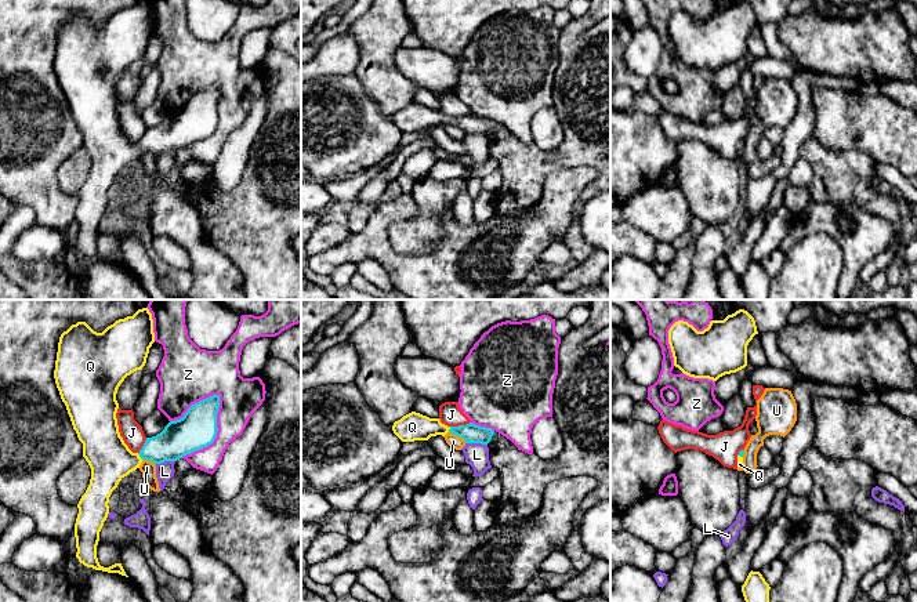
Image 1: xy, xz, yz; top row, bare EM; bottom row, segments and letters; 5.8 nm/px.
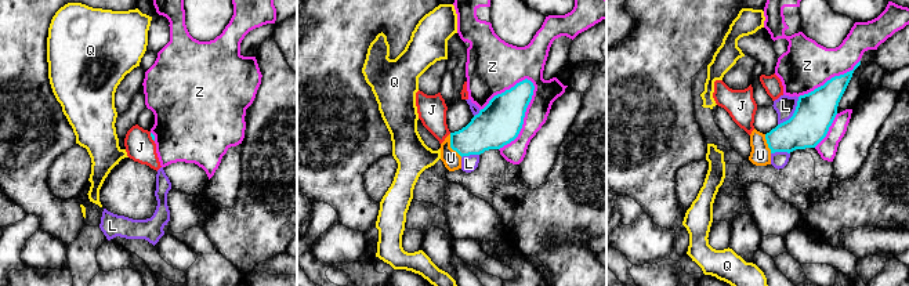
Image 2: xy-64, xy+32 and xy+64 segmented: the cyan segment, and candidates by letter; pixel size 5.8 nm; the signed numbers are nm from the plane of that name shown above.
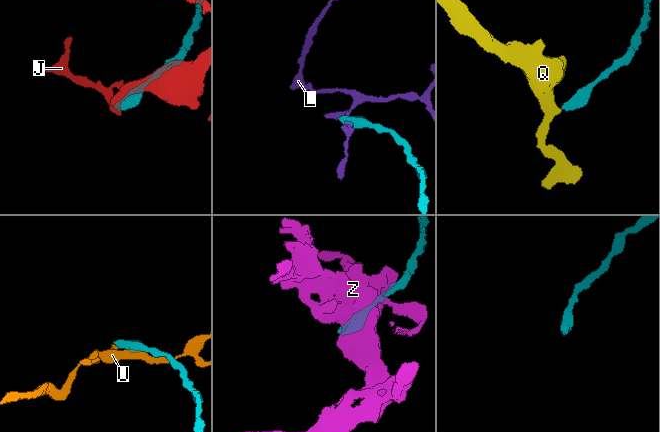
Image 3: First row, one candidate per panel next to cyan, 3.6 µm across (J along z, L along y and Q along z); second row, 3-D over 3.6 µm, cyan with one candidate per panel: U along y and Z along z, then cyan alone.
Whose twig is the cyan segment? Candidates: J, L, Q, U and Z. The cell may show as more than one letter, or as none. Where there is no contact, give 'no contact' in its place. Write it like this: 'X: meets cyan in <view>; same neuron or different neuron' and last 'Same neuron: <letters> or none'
J: meets cyan in xz; different neuron
L: meets cyan in xz; different neuron
Q: meets cyan in xy; same neuron
U: meets cyan in xz; different neuron
Z: meets cyan in xy; different neuron
Same neuron: Q

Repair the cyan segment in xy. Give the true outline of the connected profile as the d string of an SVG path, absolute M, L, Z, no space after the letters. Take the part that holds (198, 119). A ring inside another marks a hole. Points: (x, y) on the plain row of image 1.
M149 0L119 10L102 23L77 12L59 28L54 61L61 90L91 159L90 175L77 195L76 249L87 258L126 268L122 254L104 258L97 249L112 182L144 150L177 152L211 135L218 122L220 86L213 86L192 95L182 109L170 112L156 127L146 128L138 144L124 134L116 109L116 84L127 66L142 61L153 33Z

